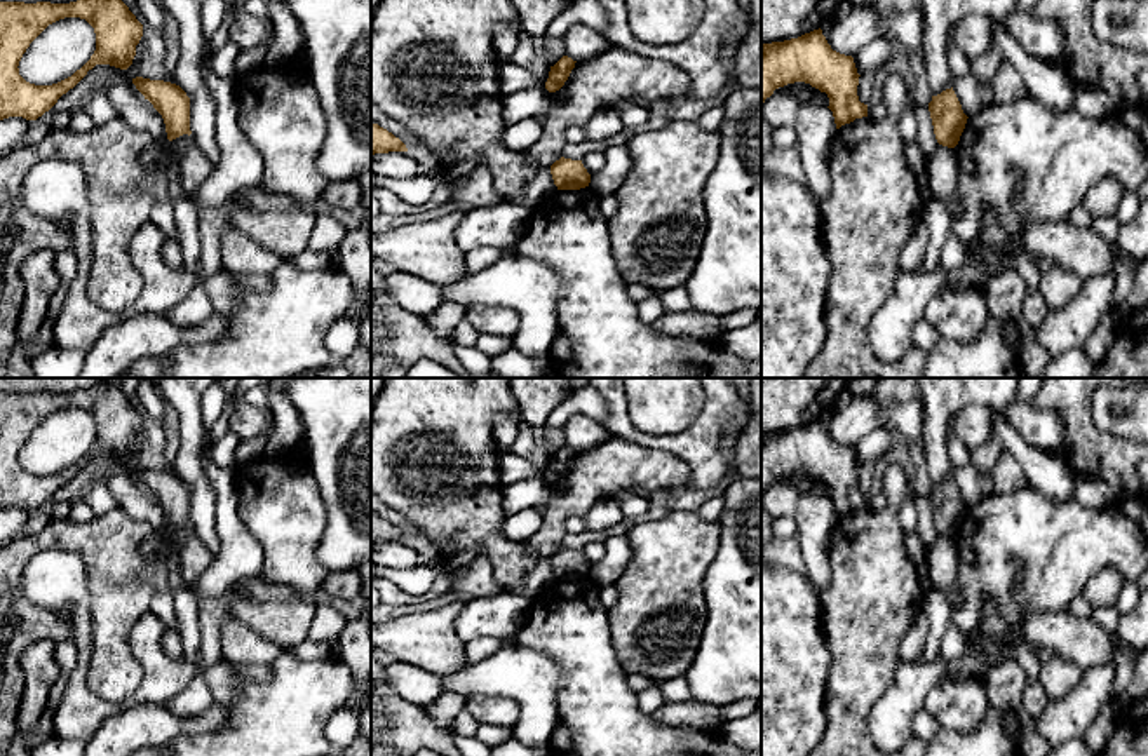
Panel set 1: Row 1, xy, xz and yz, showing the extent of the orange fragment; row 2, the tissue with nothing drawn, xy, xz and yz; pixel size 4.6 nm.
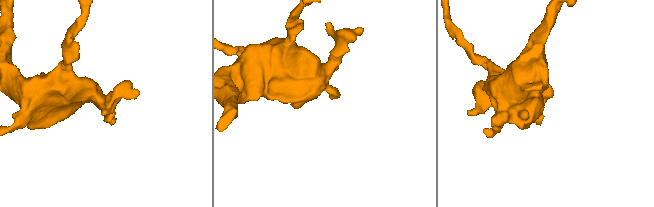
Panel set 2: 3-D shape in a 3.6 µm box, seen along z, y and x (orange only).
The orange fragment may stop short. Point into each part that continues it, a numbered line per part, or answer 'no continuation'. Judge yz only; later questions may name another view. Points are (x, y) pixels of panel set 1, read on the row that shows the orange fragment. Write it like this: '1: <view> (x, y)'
no continuation

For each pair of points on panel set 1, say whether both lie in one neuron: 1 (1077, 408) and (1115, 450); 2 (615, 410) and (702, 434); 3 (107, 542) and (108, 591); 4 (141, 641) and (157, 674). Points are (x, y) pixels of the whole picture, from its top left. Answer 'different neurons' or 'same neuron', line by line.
1: same neuron
2: same neuron
3: same neuron
4: same neuron

